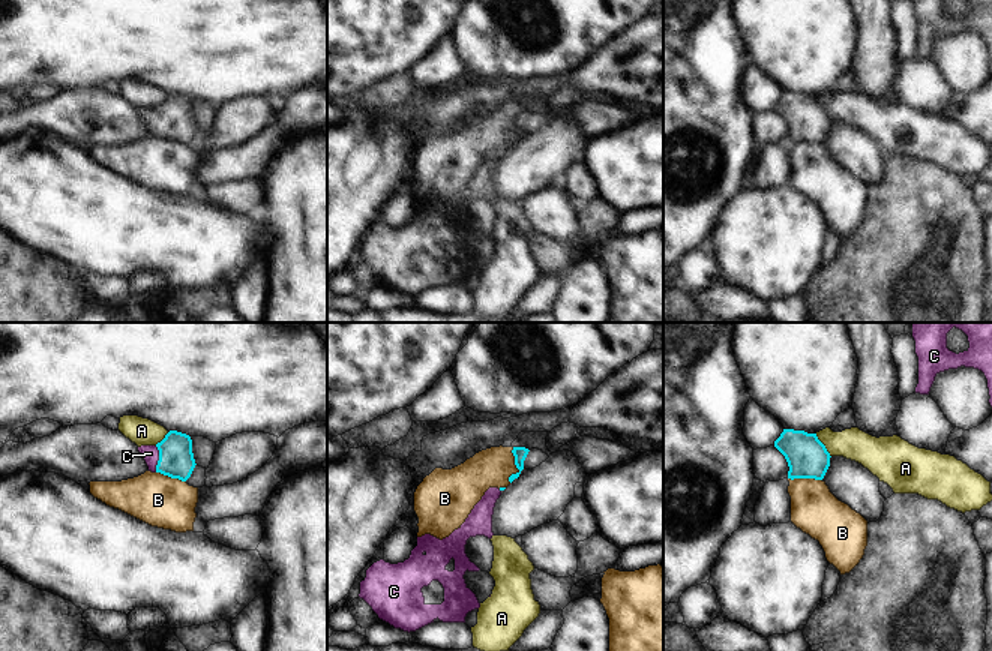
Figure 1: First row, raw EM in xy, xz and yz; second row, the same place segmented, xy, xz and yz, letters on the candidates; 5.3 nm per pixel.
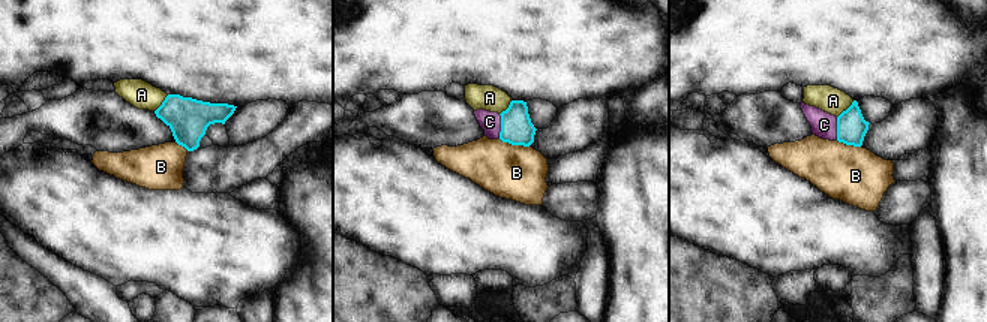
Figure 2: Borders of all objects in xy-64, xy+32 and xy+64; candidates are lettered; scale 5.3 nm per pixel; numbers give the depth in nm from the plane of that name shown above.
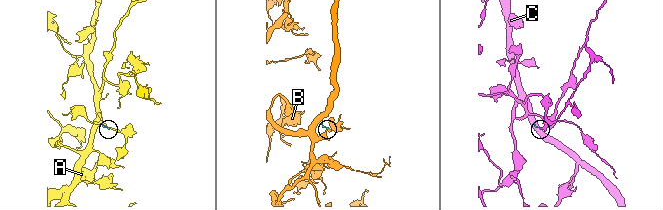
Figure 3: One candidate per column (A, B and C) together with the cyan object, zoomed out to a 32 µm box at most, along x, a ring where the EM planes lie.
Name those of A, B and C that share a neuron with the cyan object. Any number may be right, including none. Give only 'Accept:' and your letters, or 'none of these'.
Accept: C

